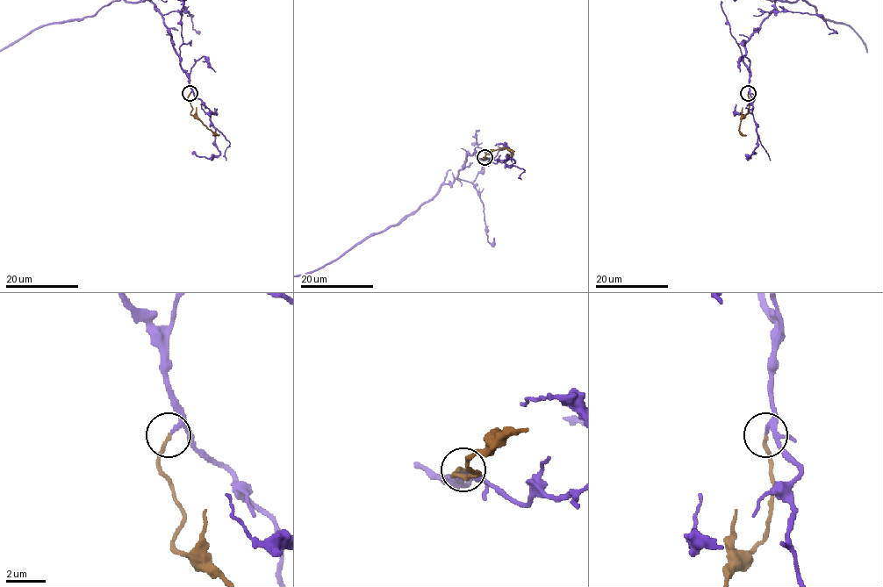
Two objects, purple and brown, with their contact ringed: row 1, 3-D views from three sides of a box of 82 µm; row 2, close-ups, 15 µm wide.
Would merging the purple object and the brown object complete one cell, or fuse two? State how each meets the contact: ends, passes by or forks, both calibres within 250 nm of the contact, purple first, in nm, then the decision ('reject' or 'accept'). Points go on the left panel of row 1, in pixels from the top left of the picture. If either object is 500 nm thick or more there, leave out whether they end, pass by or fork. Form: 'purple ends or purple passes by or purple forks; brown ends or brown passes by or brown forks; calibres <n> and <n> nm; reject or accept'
purple passes by; brown ends; calibres 120 and 180 nm; accept

